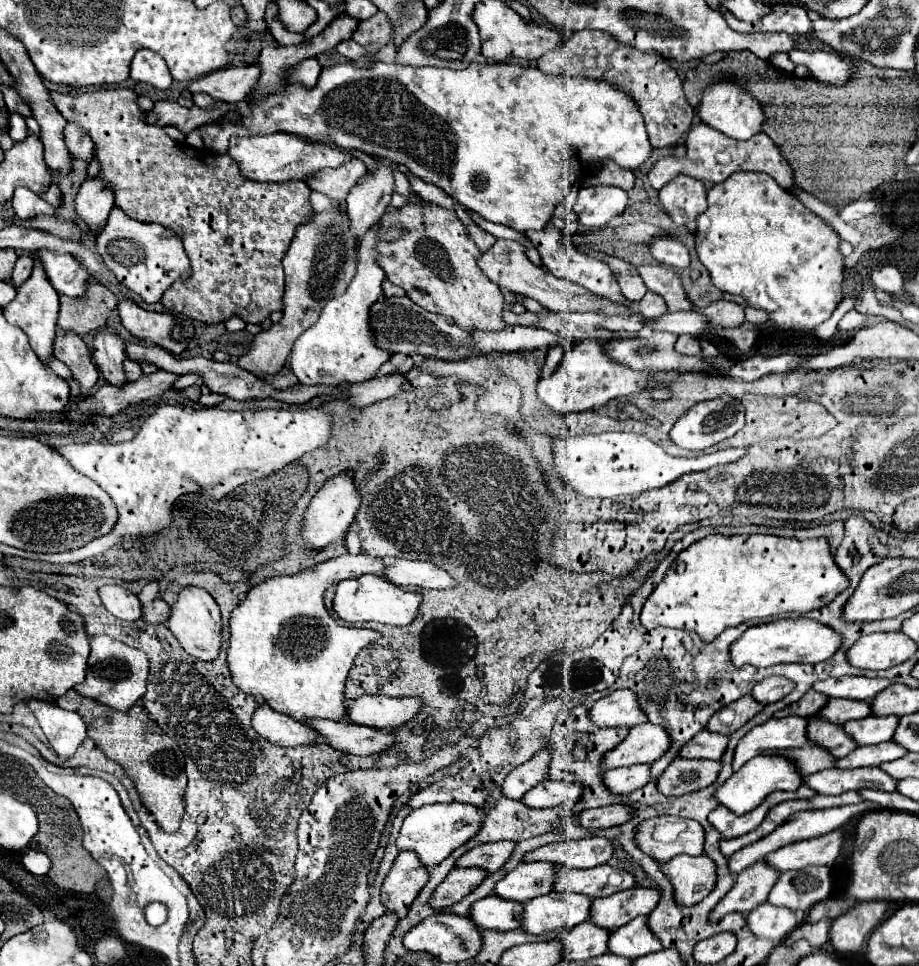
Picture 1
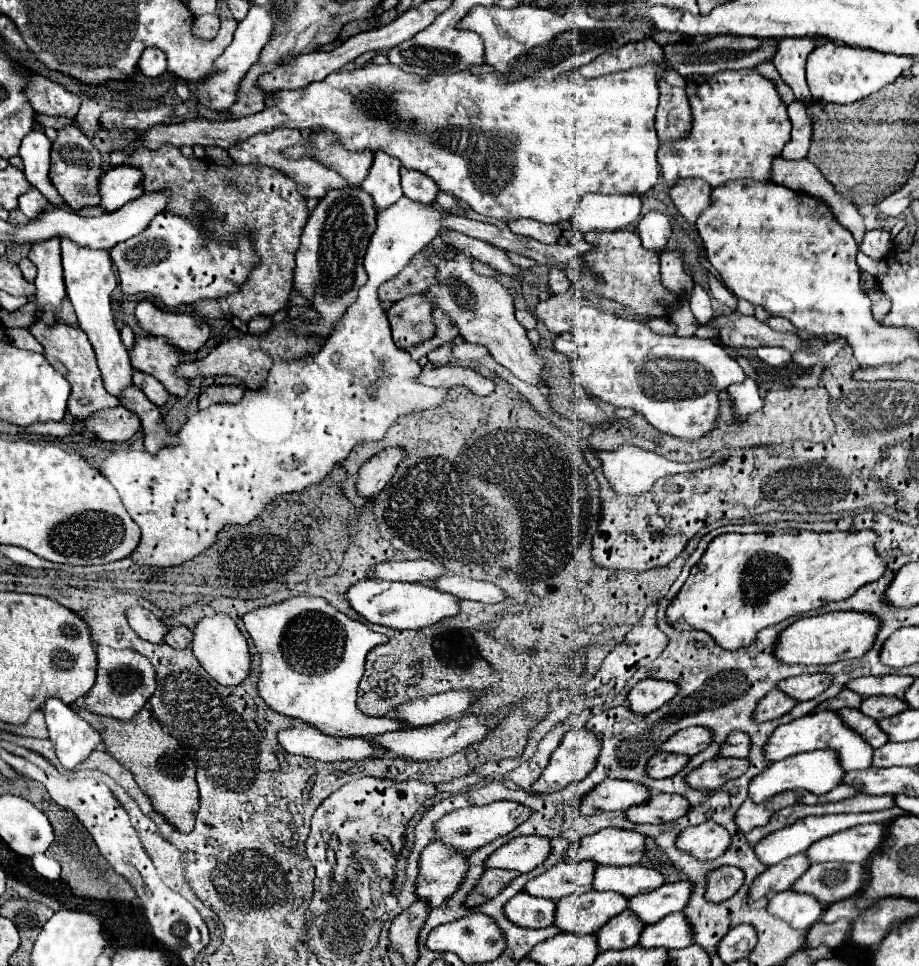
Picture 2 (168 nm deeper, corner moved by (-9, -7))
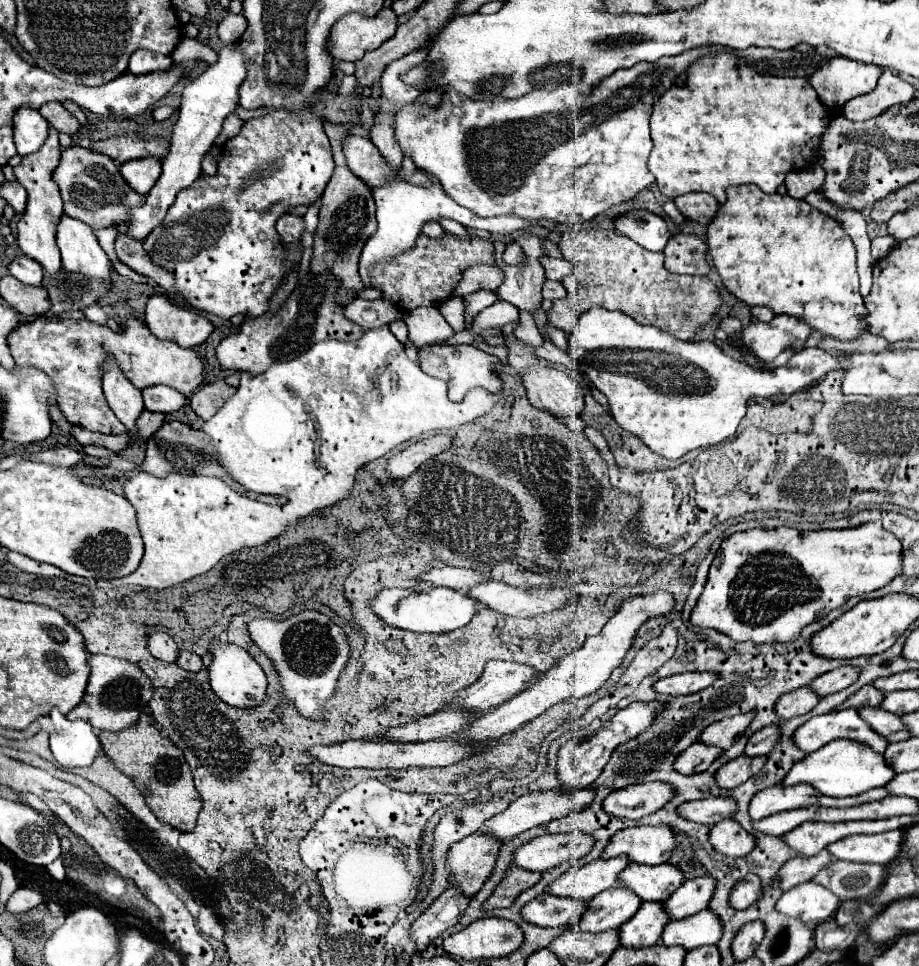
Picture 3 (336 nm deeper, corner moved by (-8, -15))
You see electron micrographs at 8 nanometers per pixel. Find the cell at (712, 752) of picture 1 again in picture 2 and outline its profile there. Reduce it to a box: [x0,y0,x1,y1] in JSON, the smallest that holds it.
[719,732,749,758]

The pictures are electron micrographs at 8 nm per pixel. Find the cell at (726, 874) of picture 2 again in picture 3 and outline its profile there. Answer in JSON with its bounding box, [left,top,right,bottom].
[732,874,762,910]

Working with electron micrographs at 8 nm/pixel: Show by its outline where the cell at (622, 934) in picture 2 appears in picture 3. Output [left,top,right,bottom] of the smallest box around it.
[620,902,670,948]

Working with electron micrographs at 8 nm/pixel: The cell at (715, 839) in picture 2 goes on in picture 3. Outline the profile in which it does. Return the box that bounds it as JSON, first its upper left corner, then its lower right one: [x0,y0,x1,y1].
[710,818,756,858]

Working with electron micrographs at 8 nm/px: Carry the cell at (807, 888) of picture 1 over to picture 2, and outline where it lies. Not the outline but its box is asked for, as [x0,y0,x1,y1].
[793,864,863,906]

